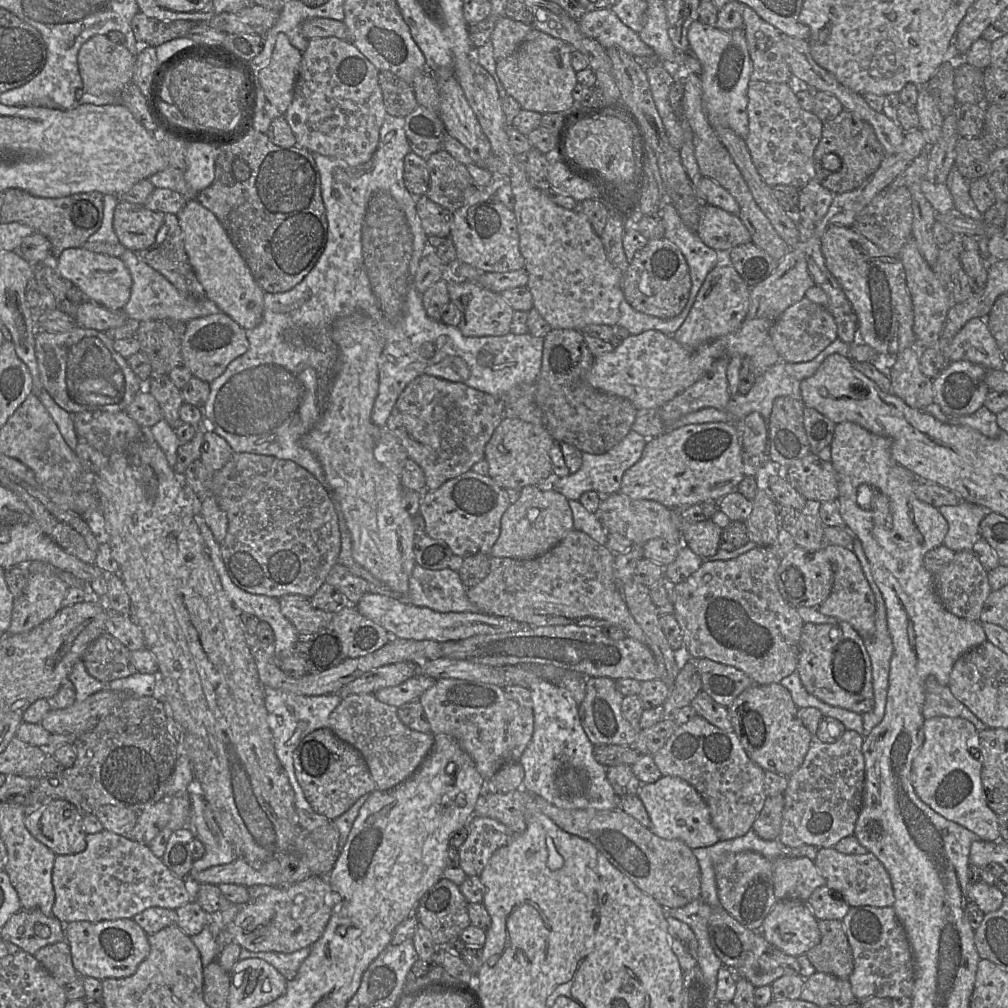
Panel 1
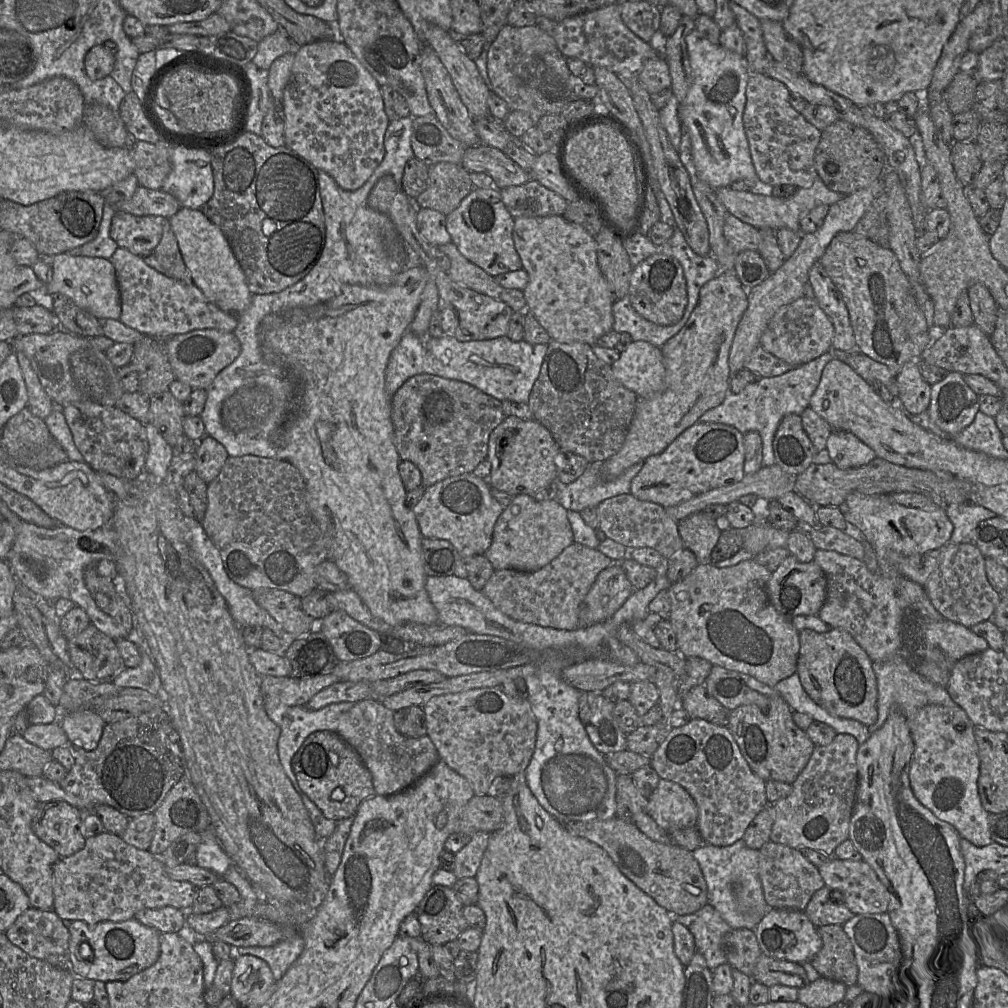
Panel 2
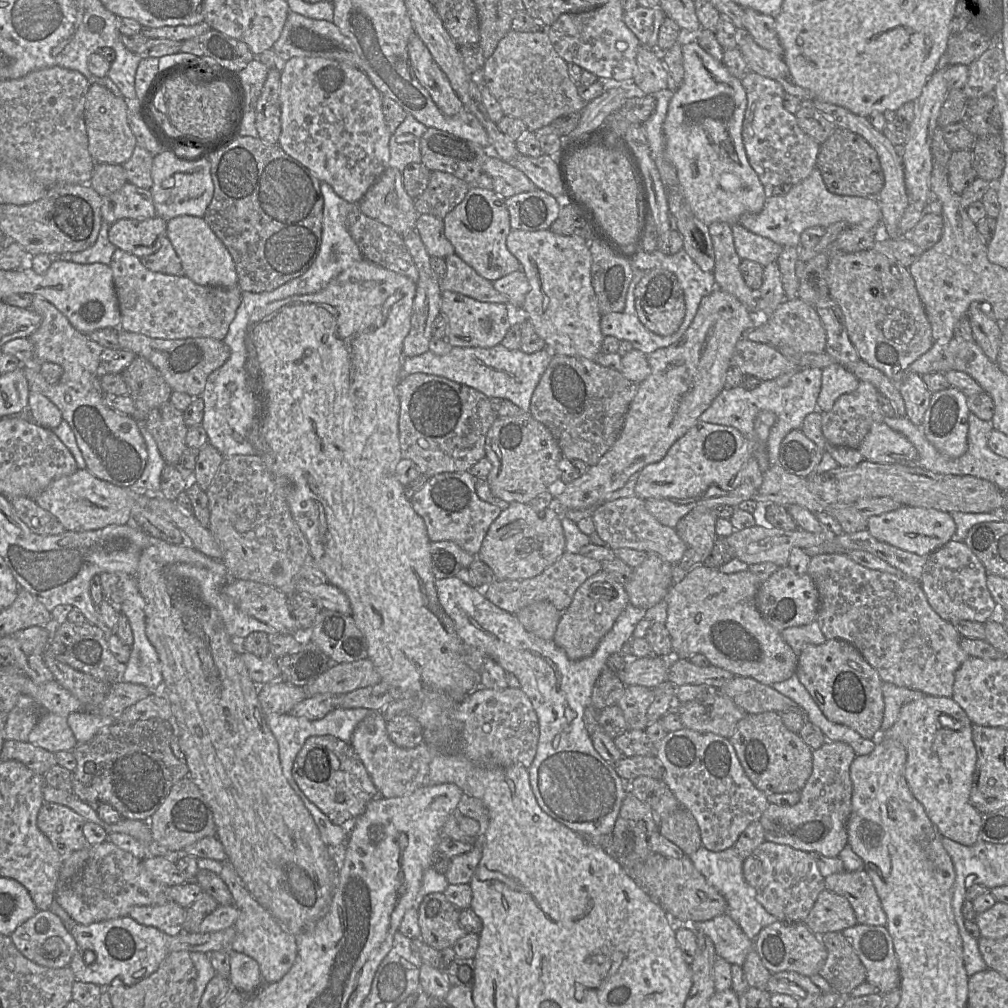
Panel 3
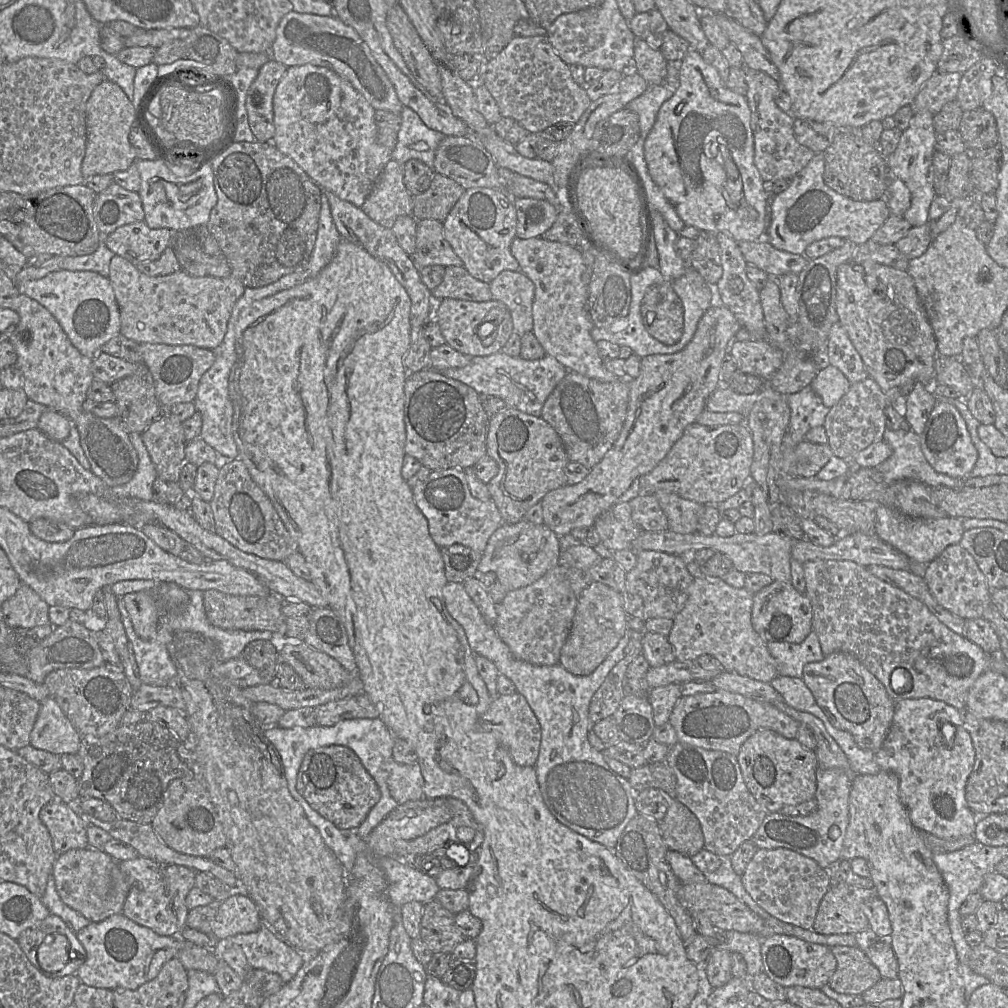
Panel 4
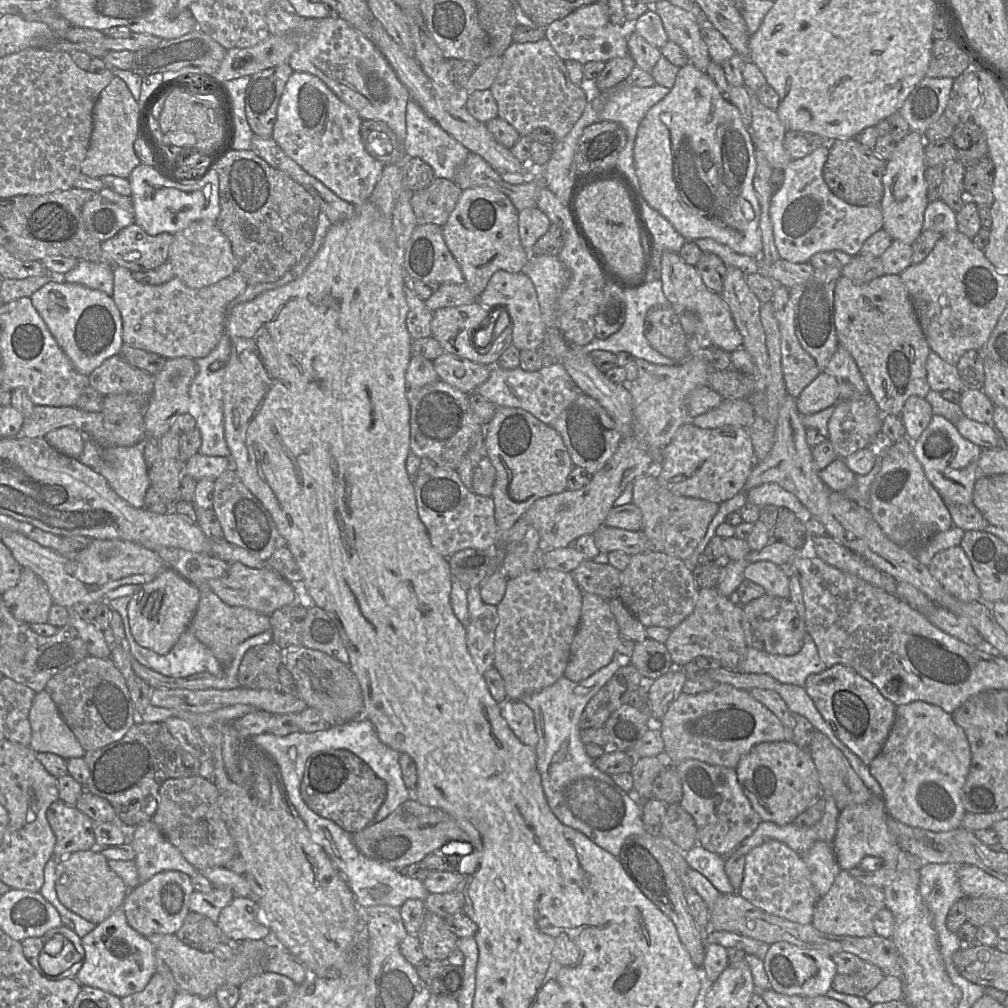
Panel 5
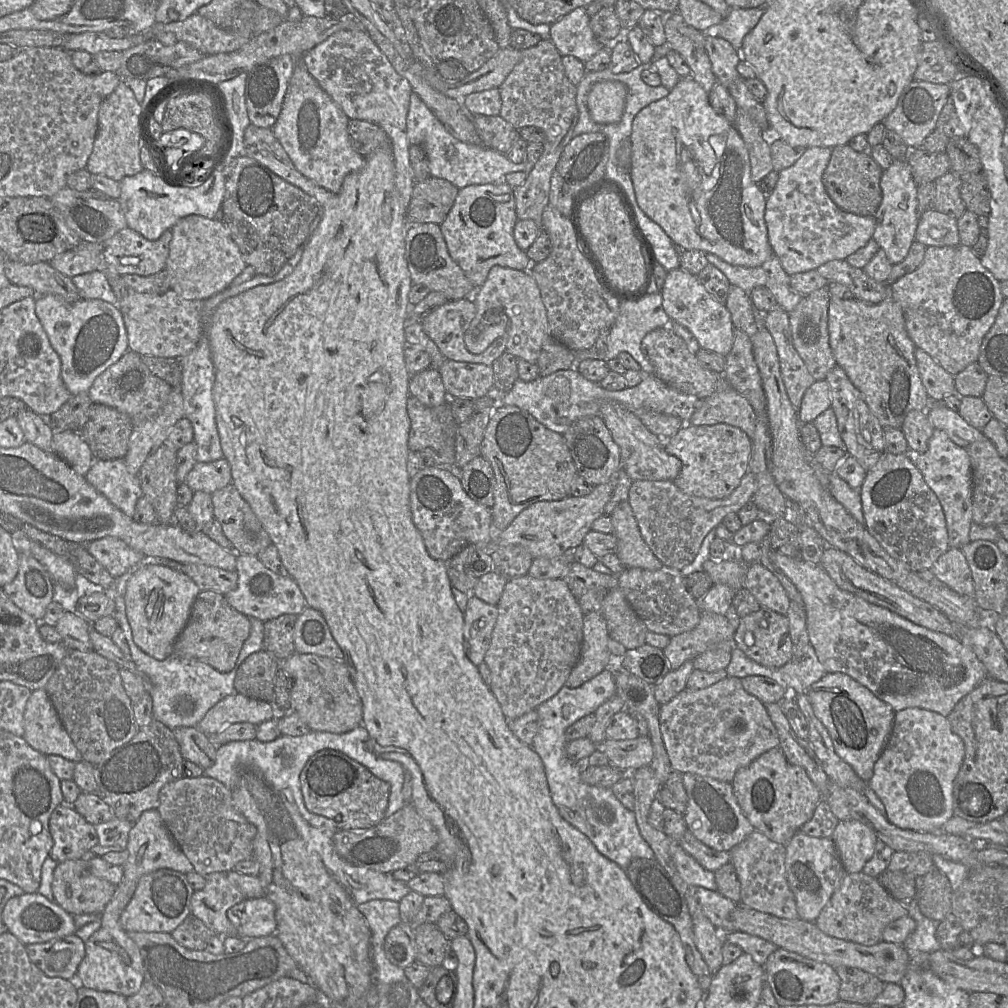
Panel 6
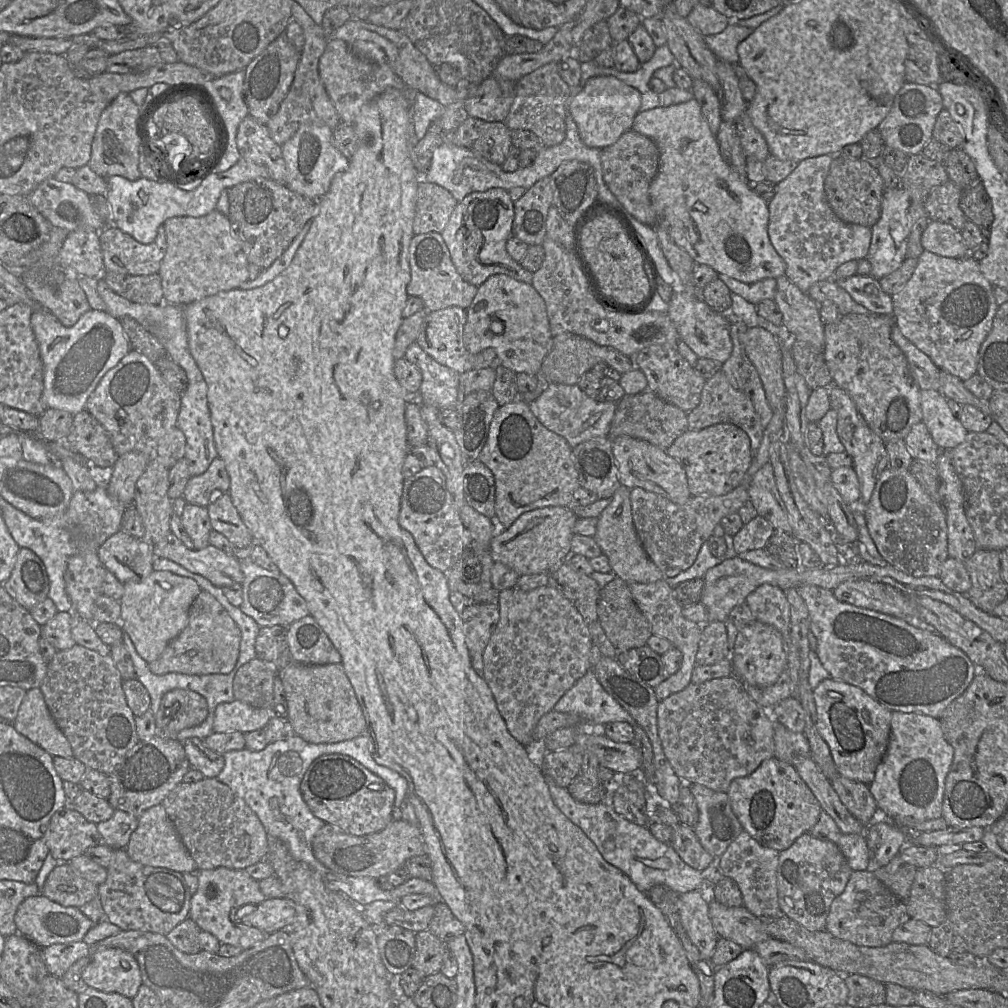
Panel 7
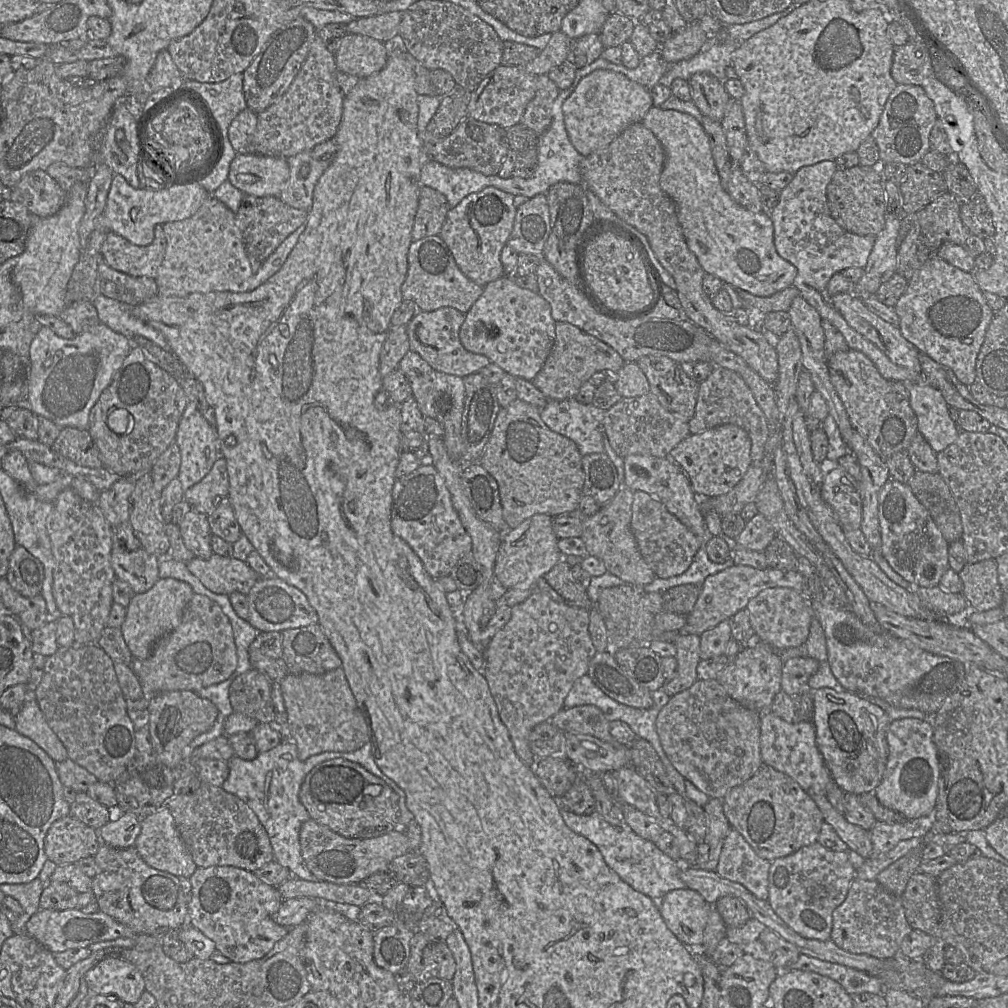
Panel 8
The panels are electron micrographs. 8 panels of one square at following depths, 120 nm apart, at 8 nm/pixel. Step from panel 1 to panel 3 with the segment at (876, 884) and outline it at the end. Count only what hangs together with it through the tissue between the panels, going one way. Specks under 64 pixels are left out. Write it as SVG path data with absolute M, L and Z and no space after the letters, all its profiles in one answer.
M847 871L825 878L826 888L845 897L852 906L857 922L871 926L887 926L887 916L868 873Z

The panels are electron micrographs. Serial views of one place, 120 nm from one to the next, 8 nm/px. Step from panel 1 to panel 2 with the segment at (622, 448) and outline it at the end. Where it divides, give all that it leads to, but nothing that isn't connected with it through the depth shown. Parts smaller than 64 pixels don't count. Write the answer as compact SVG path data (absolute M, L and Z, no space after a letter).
M591 462L574 482L560 486L557 500L565 509L581 512L614 496L630 494L631 481L643 464L638 462L614 480L605 481L601 478L602 462Z

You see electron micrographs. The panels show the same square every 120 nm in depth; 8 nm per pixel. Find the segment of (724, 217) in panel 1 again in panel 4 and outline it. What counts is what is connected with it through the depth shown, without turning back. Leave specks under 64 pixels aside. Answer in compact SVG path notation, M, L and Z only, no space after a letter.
M766 239L737 243L747 264L761 269L770 277L778 278L787 273L799 275L808 262L804 255L778 250Z

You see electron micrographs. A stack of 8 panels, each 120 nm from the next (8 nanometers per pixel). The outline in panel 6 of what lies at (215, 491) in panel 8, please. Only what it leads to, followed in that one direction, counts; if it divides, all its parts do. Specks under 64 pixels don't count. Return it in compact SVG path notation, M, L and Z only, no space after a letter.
M225 458L208 463L197 462L188 473L185 483L194 492L203 491L212 495L232 483L230 464Z

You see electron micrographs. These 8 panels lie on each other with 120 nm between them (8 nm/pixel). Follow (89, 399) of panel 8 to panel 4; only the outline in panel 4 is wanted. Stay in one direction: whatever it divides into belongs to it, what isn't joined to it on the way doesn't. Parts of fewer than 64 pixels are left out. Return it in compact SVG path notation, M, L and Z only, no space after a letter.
M53 271L38 280L18 285L19 292L44 306L59 322L79 352L95 358L102 346L120 334L120 312L109 278L93 271Z

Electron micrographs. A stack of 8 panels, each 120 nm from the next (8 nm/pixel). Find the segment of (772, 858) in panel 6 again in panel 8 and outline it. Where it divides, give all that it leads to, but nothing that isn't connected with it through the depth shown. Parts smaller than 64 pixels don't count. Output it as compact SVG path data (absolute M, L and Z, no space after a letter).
M731 828L725 838L715 872L743 885L758 899L768 900L771 863L758 856L744 837Z

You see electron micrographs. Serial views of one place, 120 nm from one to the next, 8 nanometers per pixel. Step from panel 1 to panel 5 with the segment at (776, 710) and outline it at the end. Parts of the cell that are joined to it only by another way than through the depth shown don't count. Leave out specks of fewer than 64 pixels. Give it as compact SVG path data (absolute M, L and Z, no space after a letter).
M793 741L760 743L741 758L735 769L744 794L762 821L778 825L793 824L802 812L822 796L819 775L809 750L800 748Z

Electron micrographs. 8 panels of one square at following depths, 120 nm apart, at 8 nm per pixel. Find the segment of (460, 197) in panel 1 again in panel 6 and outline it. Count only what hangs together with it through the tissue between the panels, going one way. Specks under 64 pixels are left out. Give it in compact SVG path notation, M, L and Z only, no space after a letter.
M429 177L416 182L407 210L407 227L412 224L442 224L454 205L459 189L446 179Z

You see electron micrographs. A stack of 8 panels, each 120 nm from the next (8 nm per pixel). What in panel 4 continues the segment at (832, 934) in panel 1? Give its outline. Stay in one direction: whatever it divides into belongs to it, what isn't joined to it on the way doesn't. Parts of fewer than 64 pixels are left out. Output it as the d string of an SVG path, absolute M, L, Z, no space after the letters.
M850 946L830 948L837 961L836 970L828 982L834 991L861 995L880 980L878 969L859 948Z

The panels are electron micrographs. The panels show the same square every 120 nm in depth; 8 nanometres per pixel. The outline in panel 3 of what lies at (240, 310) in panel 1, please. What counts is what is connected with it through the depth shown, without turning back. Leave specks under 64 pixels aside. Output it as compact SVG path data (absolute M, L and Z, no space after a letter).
M178 216L167 221L166 227L167 238L181 261L186 277L202 286L233 287L238 285L232 256L204 217Z

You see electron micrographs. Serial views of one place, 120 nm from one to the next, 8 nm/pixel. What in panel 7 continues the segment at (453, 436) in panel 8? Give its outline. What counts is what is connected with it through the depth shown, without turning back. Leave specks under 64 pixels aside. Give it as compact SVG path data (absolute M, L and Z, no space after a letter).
M416 341L409 345L404 358L422 372L422 384L417 396L420 405L432 405L439 410L458 409L461 402L460 374L435 361Z

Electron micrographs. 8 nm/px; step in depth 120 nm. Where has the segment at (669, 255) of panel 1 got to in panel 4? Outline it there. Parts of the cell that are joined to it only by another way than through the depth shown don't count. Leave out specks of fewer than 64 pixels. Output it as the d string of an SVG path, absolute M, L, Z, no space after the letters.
M670 281L650 286L641 301L641 317L647 332L665 345L677 343L683 334L683 304Z

